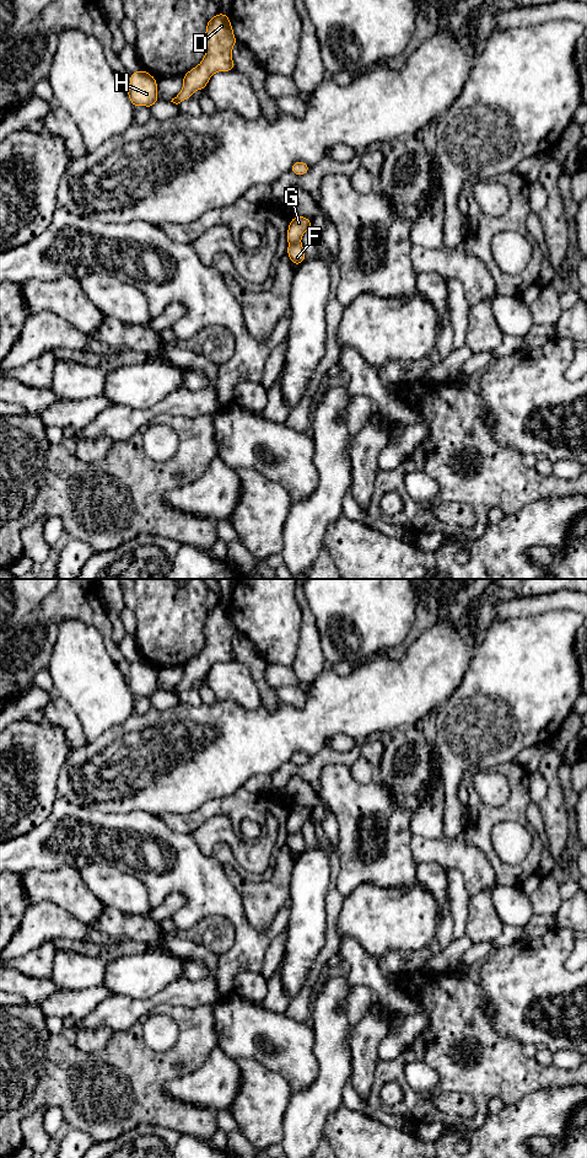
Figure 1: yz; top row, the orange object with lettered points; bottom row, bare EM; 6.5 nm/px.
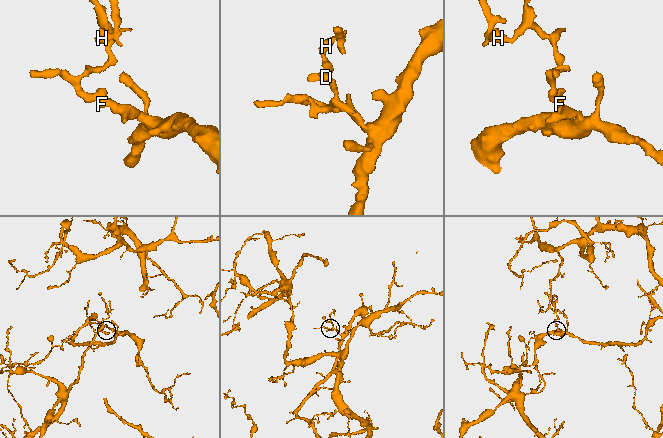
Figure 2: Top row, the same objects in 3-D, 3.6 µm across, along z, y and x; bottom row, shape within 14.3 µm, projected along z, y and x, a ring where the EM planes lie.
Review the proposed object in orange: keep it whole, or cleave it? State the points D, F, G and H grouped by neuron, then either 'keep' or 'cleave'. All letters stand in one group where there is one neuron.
D G H / F | cleave

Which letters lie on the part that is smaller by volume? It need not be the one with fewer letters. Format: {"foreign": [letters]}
{"foreign": ["D", "G", "H"]}

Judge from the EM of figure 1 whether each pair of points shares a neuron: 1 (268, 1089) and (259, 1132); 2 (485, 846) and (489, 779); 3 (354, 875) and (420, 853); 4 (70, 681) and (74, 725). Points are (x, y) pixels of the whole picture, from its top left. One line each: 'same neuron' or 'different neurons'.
1: same neuron
2: different neurons
3: different neurons
4: different neurons

